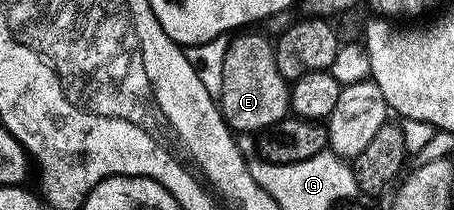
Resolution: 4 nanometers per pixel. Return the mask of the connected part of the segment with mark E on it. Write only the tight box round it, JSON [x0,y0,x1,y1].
[216,33,291,133]

